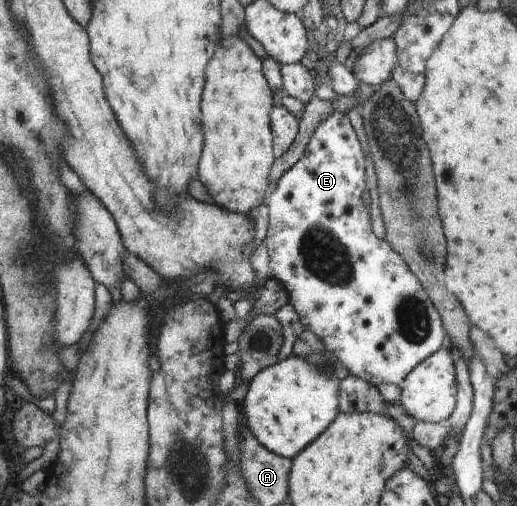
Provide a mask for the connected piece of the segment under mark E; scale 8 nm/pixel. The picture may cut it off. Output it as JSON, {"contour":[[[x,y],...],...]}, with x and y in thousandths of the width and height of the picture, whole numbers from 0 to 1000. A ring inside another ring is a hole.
{"contour":[[[660,221],[638,225],[607,257],[596,281],[588,306],[553,340],[534,362],[534,374],[522,381],[515,395],[520,413],[520,447],[516,464],[509,474],[518,494],[520,532],[524,547],[544,555],[555,573],[559,599],[578,621],[586,644],[609,658],[629,682],[629,690],[646,698],[654,713],[669,725],[677,743],[710,753],[716,761],[731,765],[735,759],[762,759],[772,763],[787,741],[810,721],[824,713],[843,694],[855,690],[865,676],[865,652],[857,638],[847,609],[836,599],[824,569],[812,559],[803,538],[787,526],[785,514],[745,472],[735,472],[721,453],[716,453],[716,419],[704,405],[700,377],[708,377],[708,314],[700,302],[700,291],[689,275],[689,263],[673,239],[673,229]]]}

